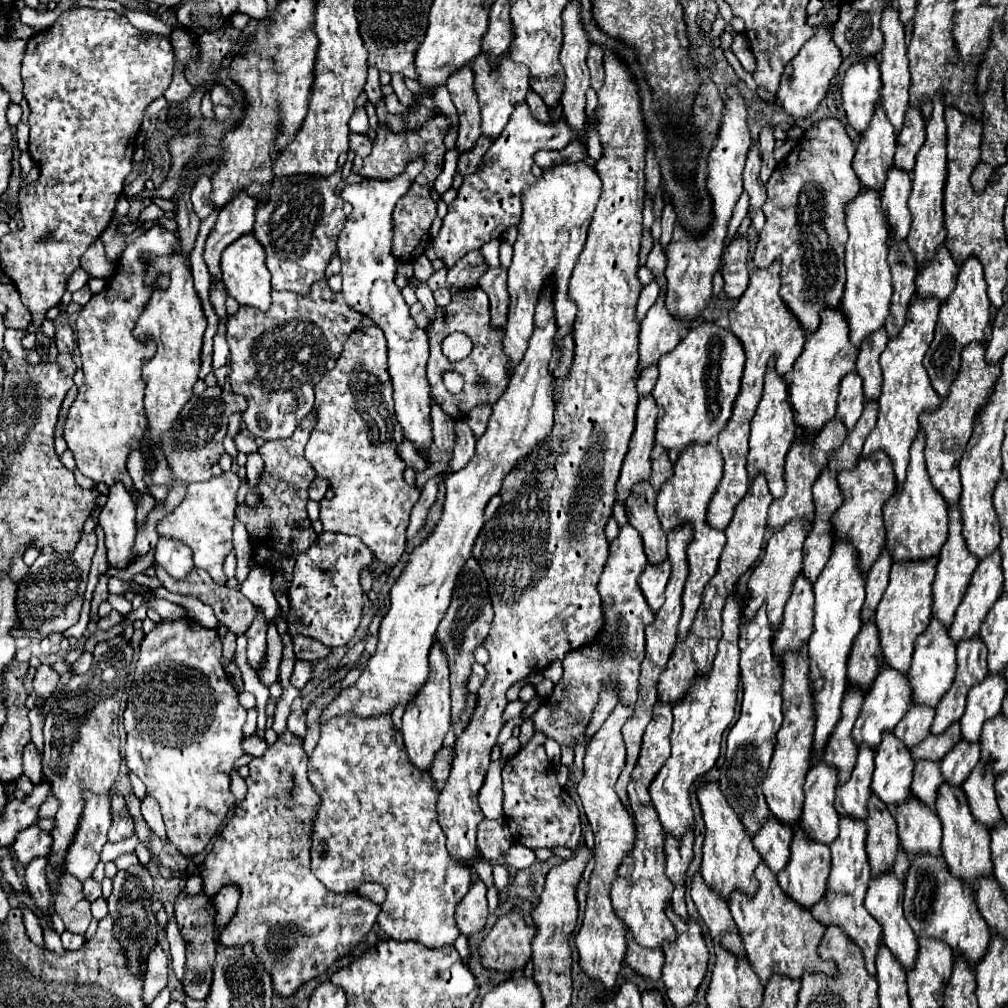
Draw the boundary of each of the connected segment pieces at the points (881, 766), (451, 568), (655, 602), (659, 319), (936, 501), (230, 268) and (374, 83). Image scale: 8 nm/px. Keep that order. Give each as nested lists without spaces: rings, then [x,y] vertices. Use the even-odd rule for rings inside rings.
[[[893,733],[881,735],[881,745],[875,751],[875,773],[871,789],[887,805],[897,805],[909,797],[913,777],[911,751]]]
[[[547,283],[541,291],[535,333],[529,347],[515,367],[511,381],[499,401],[493,405],[487,431],[477,439],[473,459],[459,471],[445,477],[445,509],[431,531],[431,535],[413,549],[409,563],[391,589],[391,609],[381,621],[377,651],[371,655],[367,667],[359,675],[353,687],[341,691],[337,699],[323,711],[321,723],[343,713],[355,713],[359,717],[389,715],[397,703],[407,705],[419,687],[427,679],[427,653],[435,641],[437,625],[441,623],[455,587],[457,575],[471,555],[473,543],[483,527],[483,511],[493,495],[499,493],[507,471],[513,469],[521,457],[545,439],[553,427],[553,387],[555,377],[549,371],[549,361],[555,345],[555,313],[553,313],[553,283]]]
[[[663,561],[659,565],[647,565],[639,577],[639,587],[643,589],[643,595],[653,611],[657,611],[663,605],[669,571],[669,561]]]
[[[665,291],[657,297],[657,303],[647,311],[645,319],[641,321],[639,333],[639,371],[657,363],[659,355],[671,351],[679,341],[681,333],[691,327],[685,319],[677,319],[665,307]]]
[[[919,431],[913,447],[911,447],[911,461],[907,469],[905,483],[901,489],[893,493],[893,497],[885,503],[883,517],[885,517],[885,529],[887,529],[887,549],[893,555],[895,561],[901,559],[929,559],[939,555],[945,539],[947,539],[947,523],[949,523],[949,509],[945,505],[945,499],[937,489],[931,485],[931,479],[927,475],[925,467],[925,433]]]
[[[251,233],[241,235],[241,239],[233,241],[221,255],[221,271],[223,271],[223,283],[227,287],[227,295],[235,297],[239,305],[249,305],[261,311],[267,311],[271,305],[271,275],[265,265],[265,251],[257,237]]]
[[[369,67],[369,77],[367,77],[367,83],[365,83],[365,95],[373,105],[383,95],[381,85],[379,85],[379,69],[377,67]]]

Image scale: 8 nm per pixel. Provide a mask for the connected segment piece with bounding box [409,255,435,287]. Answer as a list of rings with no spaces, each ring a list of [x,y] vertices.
[[[421,255],[413,265],[417,265],[417,271],[415,271],[415,275],[409,279],[409,283],[415,287],[415,283],[417,281],[427,281],[435,271],[433,271],[433,267],[431,267],[431,263],[429,263],[429,259],[425,257],[425,255]]]

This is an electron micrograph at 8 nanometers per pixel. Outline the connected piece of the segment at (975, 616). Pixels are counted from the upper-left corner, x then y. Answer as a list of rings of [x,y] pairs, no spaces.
[[[995,549],[991,555],[981,559],[981,563],[977,565],[969,581],[963,601],[957,607],[957,613],[949,627],[951,639],[959,641],[959,639],[975,637],[979,633],[979,627],[987,611],[999,599],[1001,593],[1003,593],[1001,555],[999,555],[999,549]]]

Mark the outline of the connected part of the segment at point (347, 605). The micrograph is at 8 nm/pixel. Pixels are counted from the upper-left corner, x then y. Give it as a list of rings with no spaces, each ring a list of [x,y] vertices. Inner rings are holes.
[[[323,531],[313,547],[305,549],[295,559],[295,569],[289,587],[289,637],[305,635],[315,641],[321,641],[327,647],[347,645],[359,627],[363,611],[363,591],[359,585],[359,573],[368,567],[372,580],[379,579],[374,566],[373,553],[361,543],[361,539]]]

